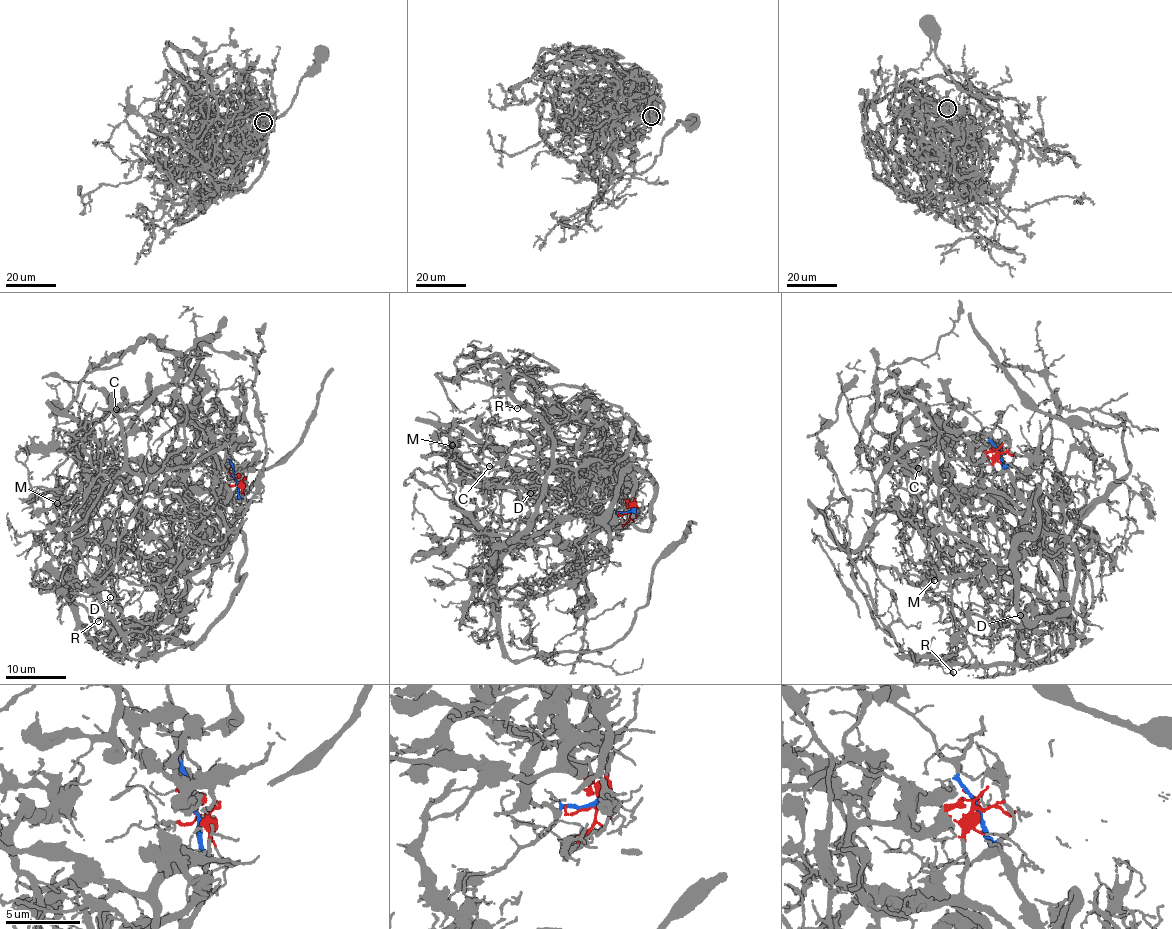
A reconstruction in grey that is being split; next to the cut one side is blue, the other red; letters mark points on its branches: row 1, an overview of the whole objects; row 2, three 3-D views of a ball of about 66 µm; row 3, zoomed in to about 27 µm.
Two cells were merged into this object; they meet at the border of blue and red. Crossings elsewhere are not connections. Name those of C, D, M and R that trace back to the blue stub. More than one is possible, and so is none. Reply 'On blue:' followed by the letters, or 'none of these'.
On blue: C, R

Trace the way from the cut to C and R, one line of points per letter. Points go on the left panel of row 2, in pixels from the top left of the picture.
C: (236, 479), (237, 521), (195, 584), (235, 533), (208, 428), (178, 404), (195, 345), (184, 384), (116, 410)
R: (236, 479), (237, 521), (209, 578), (88, 544), (76, 618), (118, 653), (126, 637), (97, 621)

